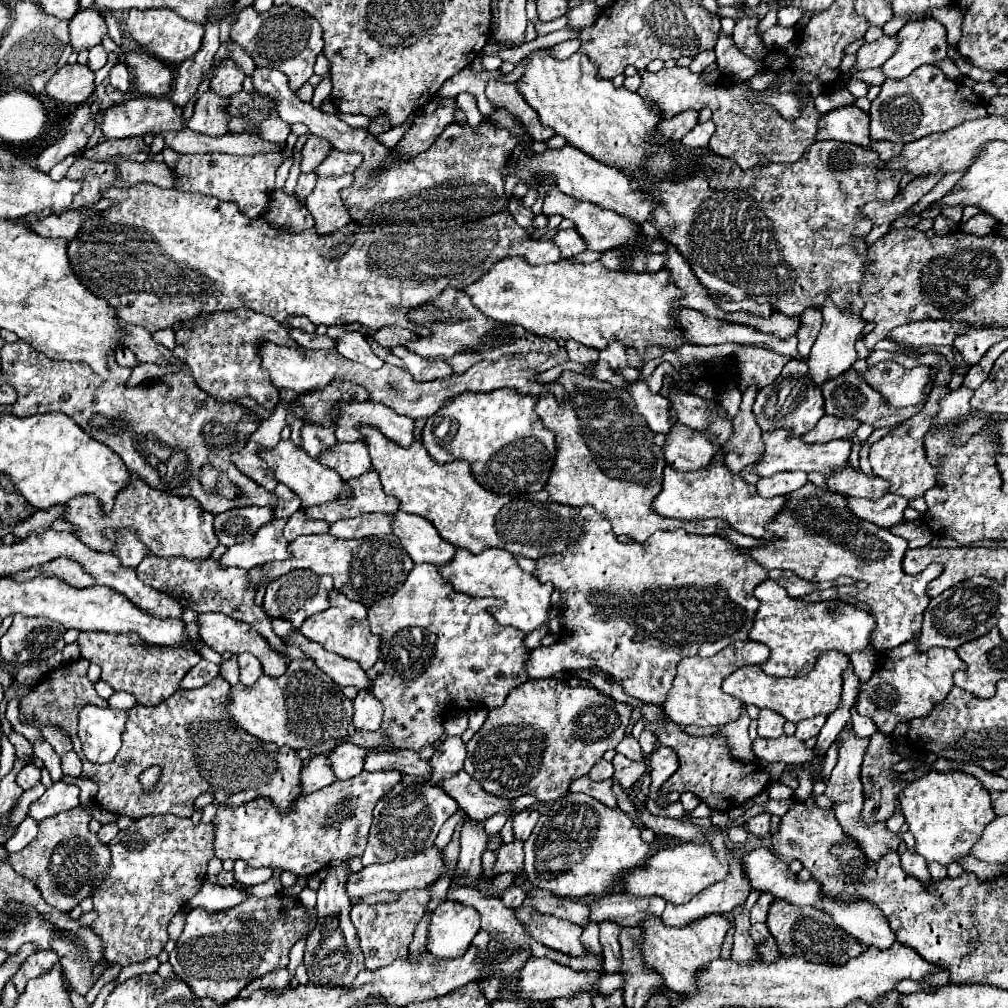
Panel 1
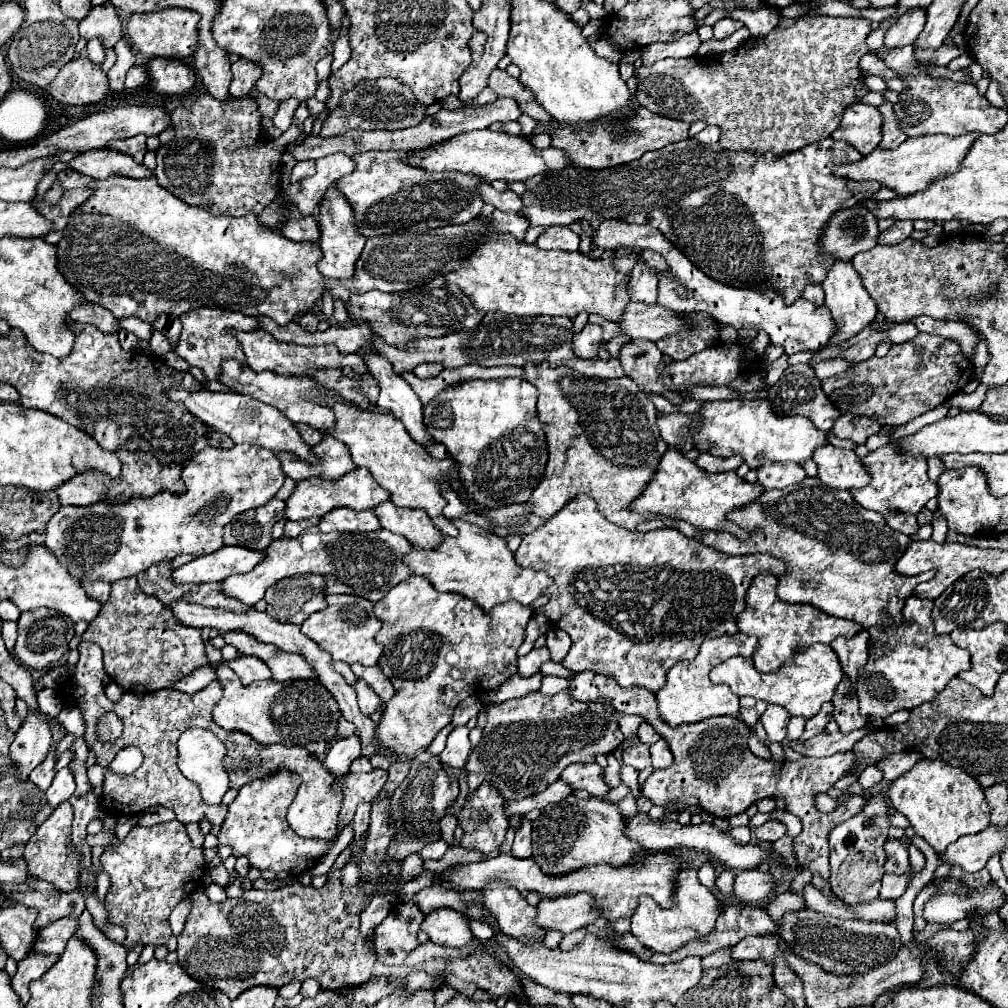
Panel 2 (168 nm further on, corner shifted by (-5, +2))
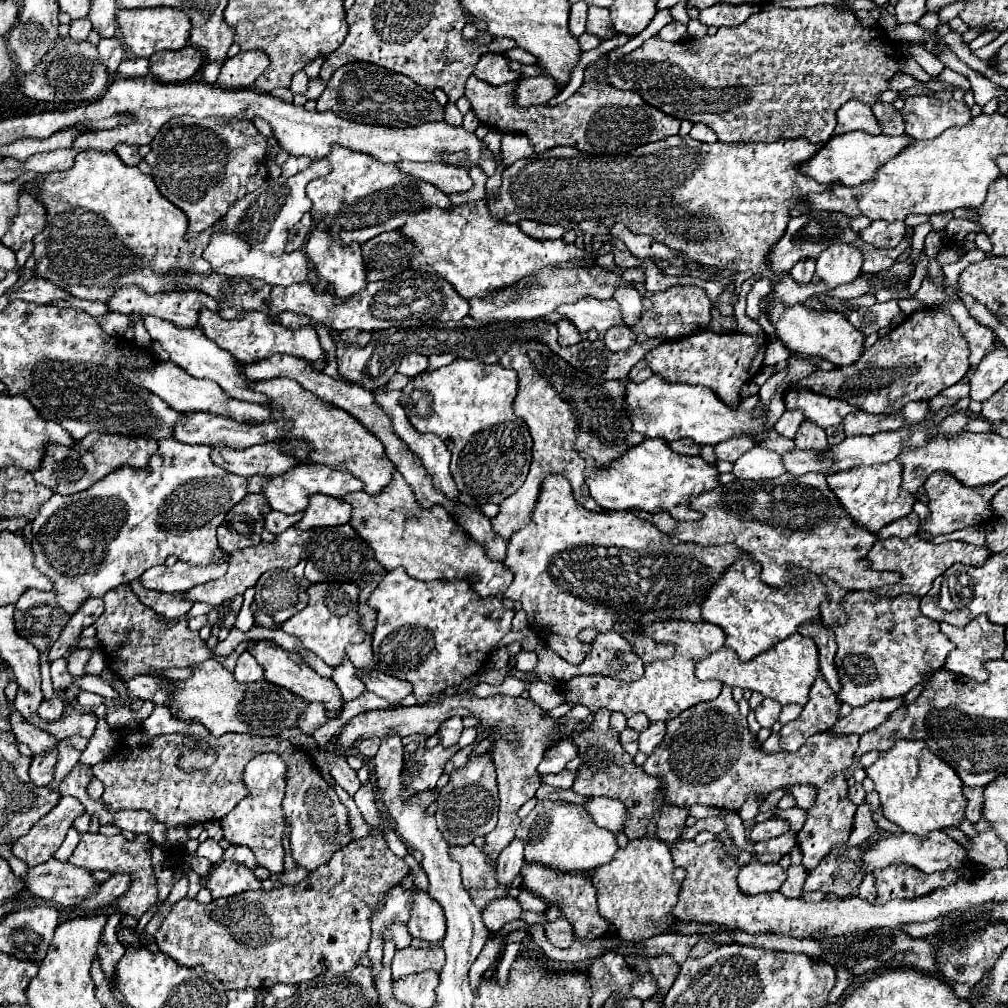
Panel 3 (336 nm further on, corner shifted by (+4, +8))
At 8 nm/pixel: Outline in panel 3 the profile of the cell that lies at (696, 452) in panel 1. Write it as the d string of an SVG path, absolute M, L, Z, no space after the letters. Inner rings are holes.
M734 436L726 442L720 442L714 446L716 450L716 458L718 460L728 460L728 462L736 462L744 452L748 452L750 448L756 446L756 440L750 436Z

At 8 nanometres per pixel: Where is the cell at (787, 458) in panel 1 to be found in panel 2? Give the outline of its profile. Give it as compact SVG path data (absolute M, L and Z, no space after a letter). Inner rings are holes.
M715 400L715 402L705 402L705 406L699 410L703 416L703 428L699 434L695 434L695 448L713 452L715 456L741 456L749 468L759 468L767 462L797 462L803 464L813 458L813 452L821 446L827 444L827 434L821 432L811 424L809 418L805 416L785 416L779 418L773 414L769 400Z

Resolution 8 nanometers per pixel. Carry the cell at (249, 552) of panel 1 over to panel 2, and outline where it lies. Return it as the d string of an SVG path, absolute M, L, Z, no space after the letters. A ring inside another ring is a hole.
M223 546L213 554L199 556L189 564L177 568L173 578L177 582L223 582L231 574L253 570L265 558L265 550L251 550L243 546Z

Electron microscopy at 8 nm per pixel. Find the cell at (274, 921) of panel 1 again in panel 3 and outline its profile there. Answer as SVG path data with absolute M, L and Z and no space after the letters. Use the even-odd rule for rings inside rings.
M374 828L372 836L368 838L360 838L360 840L354 840L350 842L350 846L344 846L342 850L338 850L338 854L334 854L334 858L330 860L330 864L326 866L320 866L314 874L310 874L306 880L302 880L300 884L296 886L282 886L282 888L274 888L270 892L266 890L258 890L258 892L242 892L242 894L236 894L236 896L230 896L230 898L218 898L218 900L212 900L210 904L198 904L196 900L180 900L172 906L172 910L168 912L168 916L164 918L162 926L158 928L158 932L154 934L154 940L160 948L160 952L168 954L170 958L174 958L176 962L180 962L182 966L198 966L202 964L204 970L208 972L214 972L226 988L234 988L234 990L242 990L242 988L272 988L274 984L278 982L284 982L284 984L300 984L300 982L306 982L306 980L312 980L314 976L318 976L322 970L332 970L334 974L342 974L342 972L348 972L352 970L354 966L360 964L360 956L368 950L368 942L370 942L370 914L380 908L384 904L384 898L386 898L386 892L394 886L400 884L400 880L408 876L408 866L402 858L394 856L386 844L386 840L382 838L380 830Z

